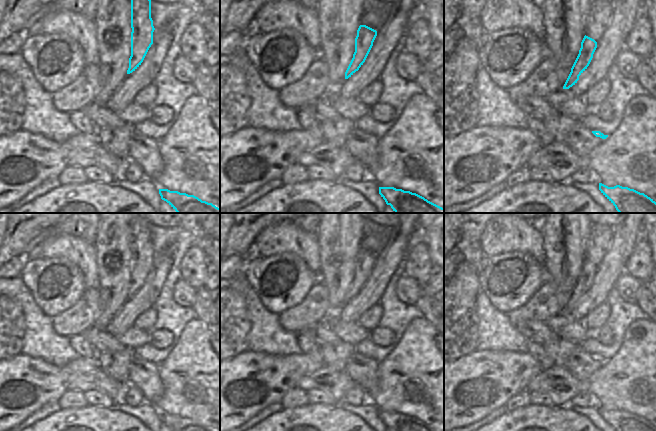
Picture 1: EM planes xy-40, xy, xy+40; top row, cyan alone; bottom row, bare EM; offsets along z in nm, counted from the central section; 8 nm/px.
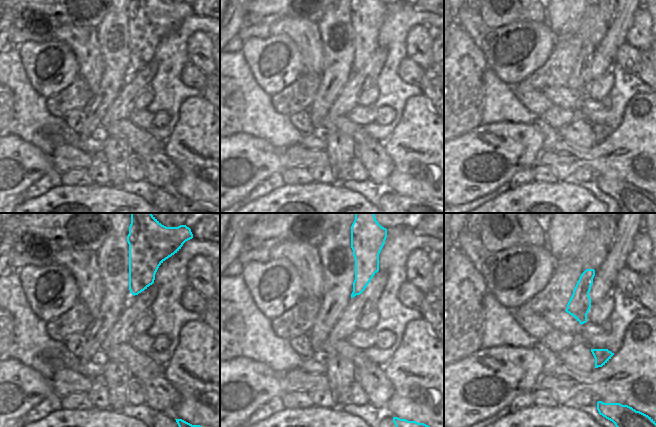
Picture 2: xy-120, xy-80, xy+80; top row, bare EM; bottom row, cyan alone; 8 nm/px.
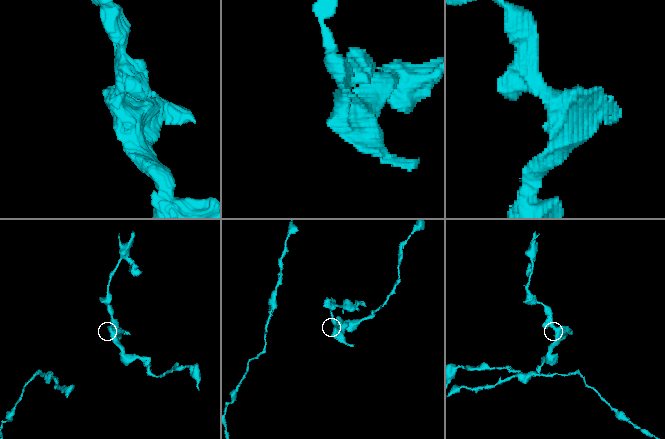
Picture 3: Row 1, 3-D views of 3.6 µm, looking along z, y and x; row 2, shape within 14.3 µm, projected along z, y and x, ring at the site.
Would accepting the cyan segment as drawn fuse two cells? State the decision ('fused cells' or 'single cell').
single cell

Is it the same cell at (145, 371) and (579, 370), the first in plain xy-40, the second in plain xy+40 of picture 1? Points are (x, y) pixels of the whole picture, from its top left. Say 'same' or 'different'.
same

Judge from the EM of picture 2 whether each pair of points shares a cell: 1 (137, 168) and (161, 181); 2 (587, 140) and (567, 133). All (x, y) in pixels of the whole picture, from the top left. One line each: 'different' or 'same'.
1: different
2: same

